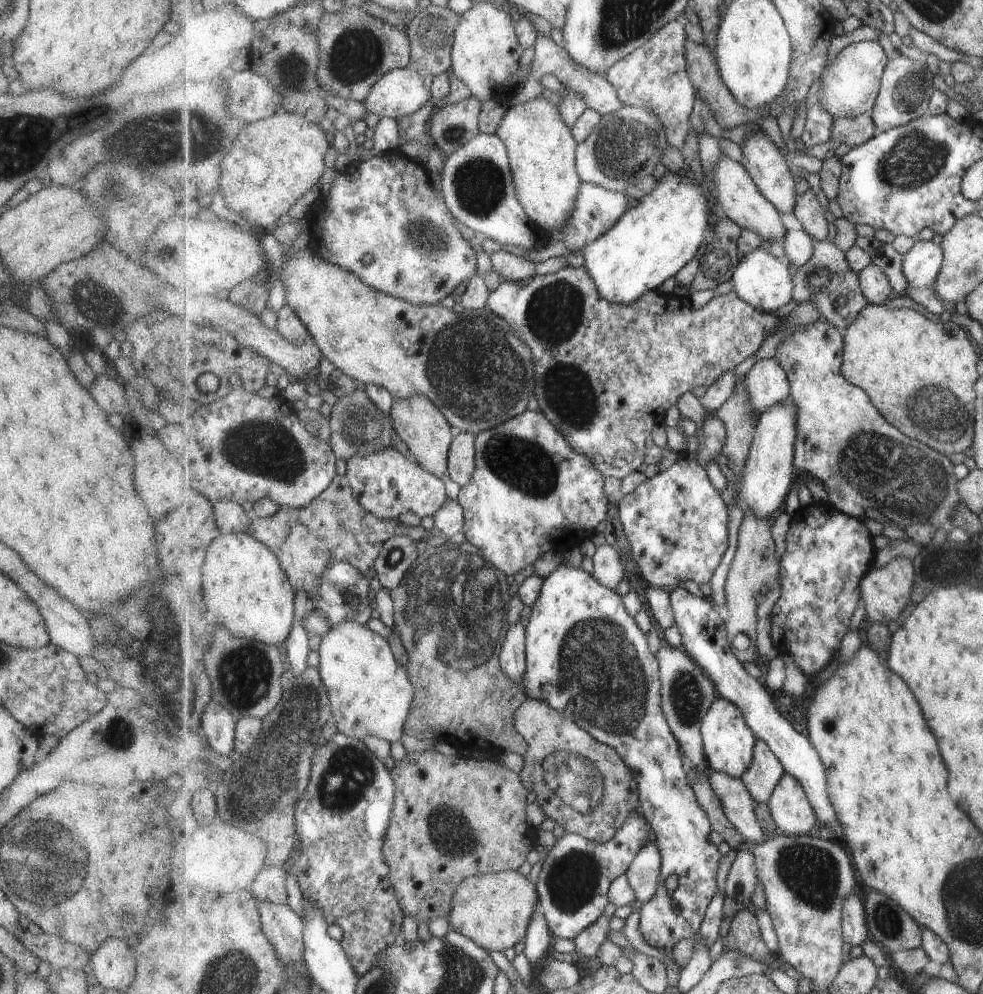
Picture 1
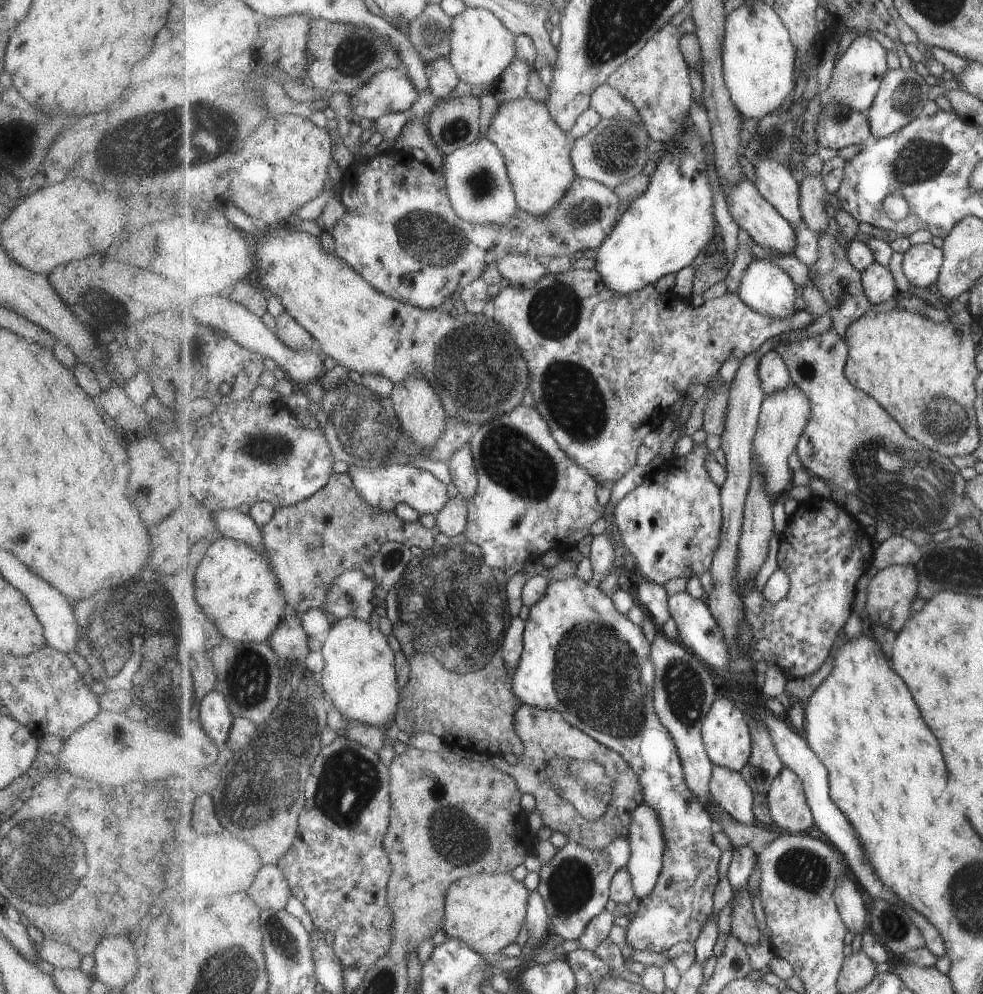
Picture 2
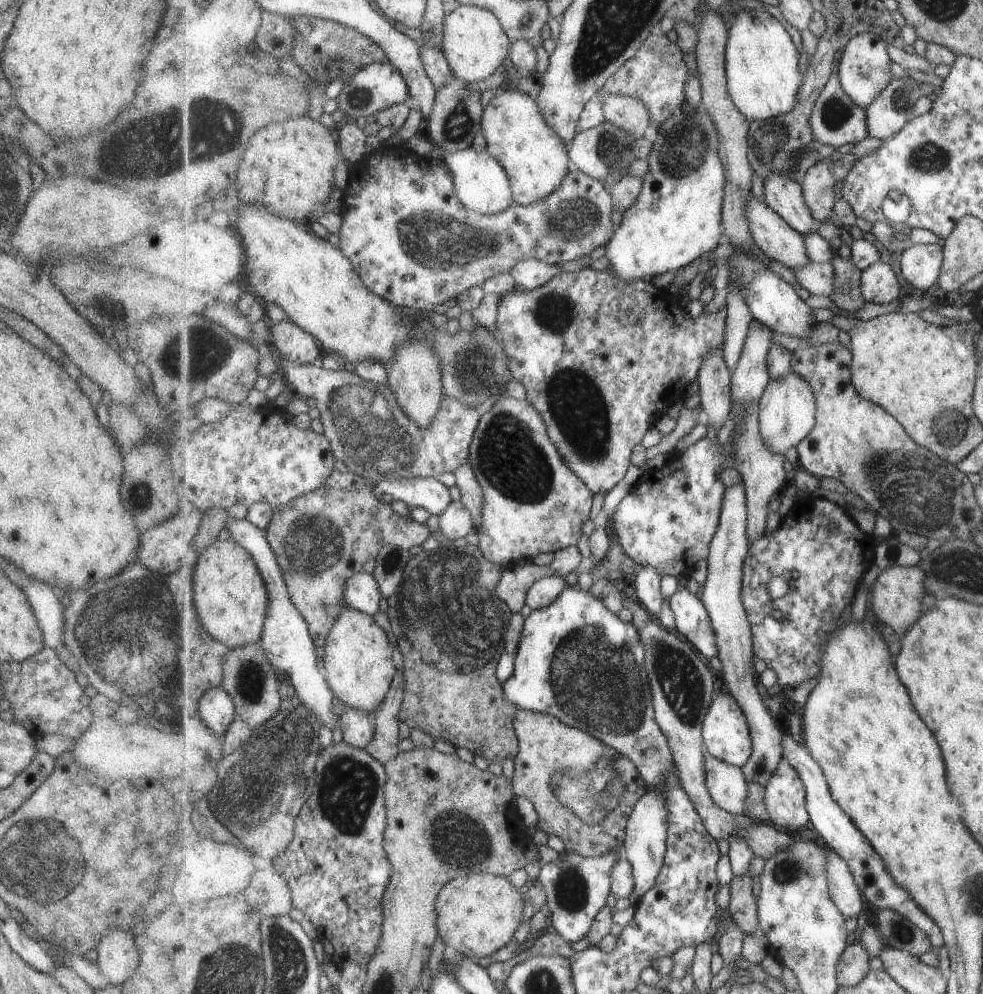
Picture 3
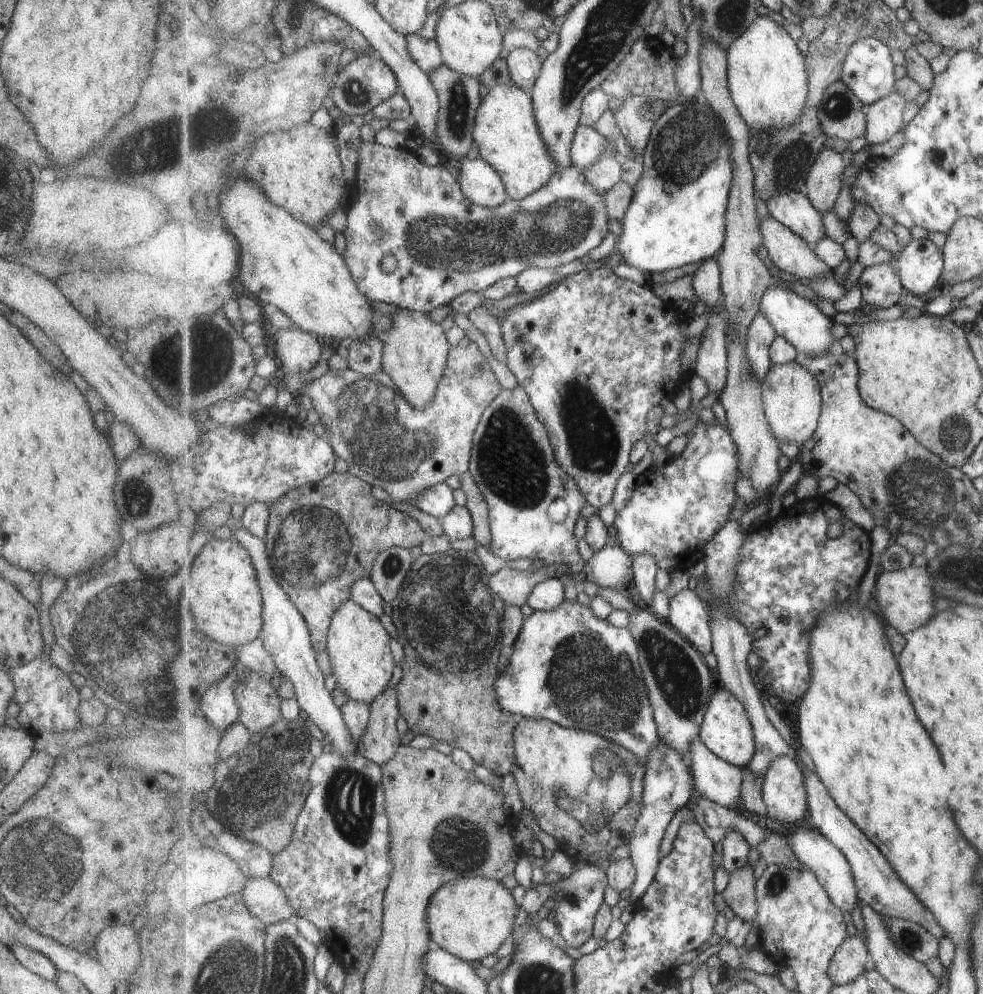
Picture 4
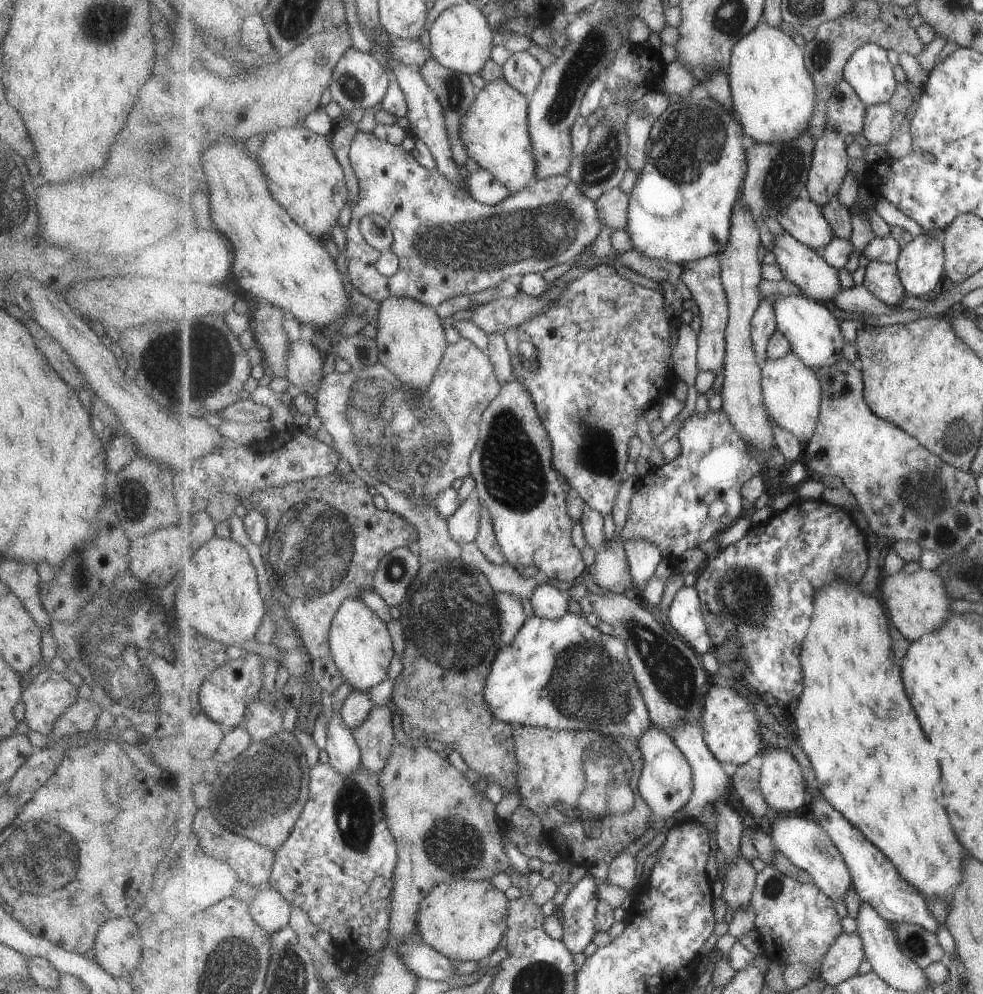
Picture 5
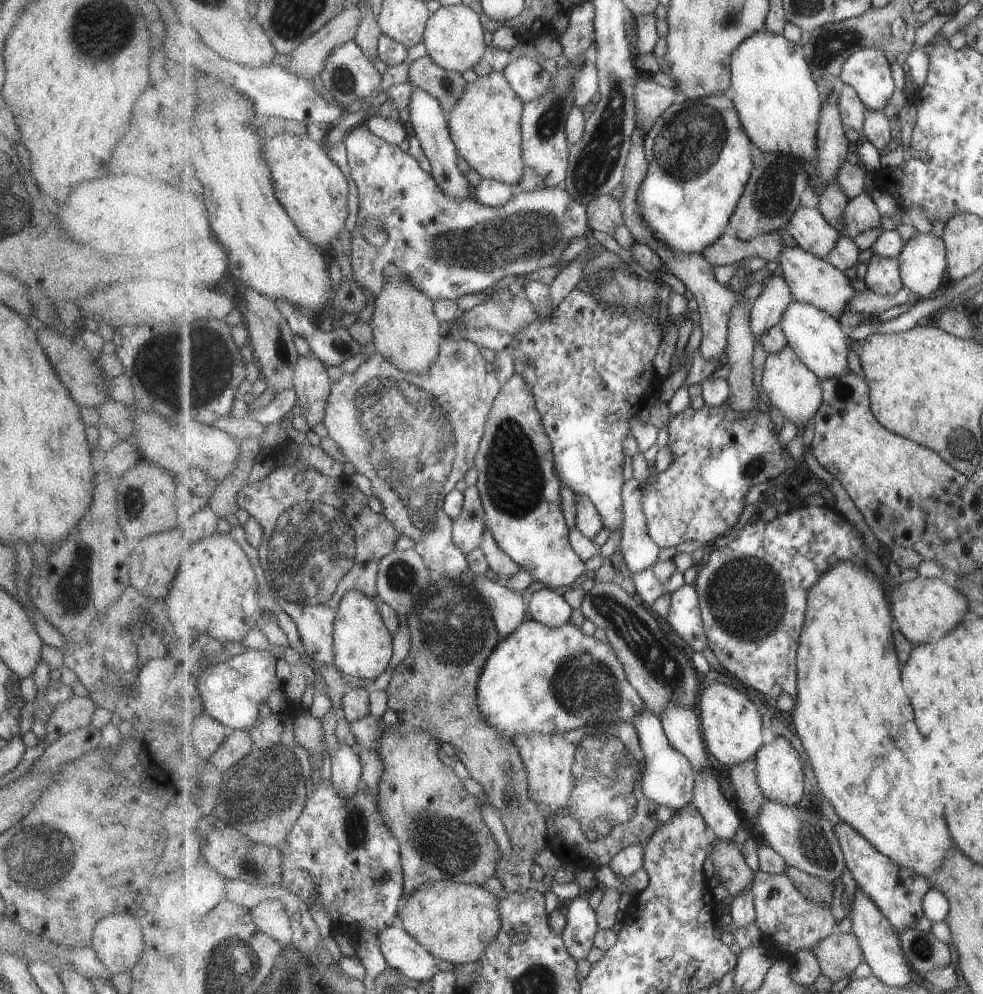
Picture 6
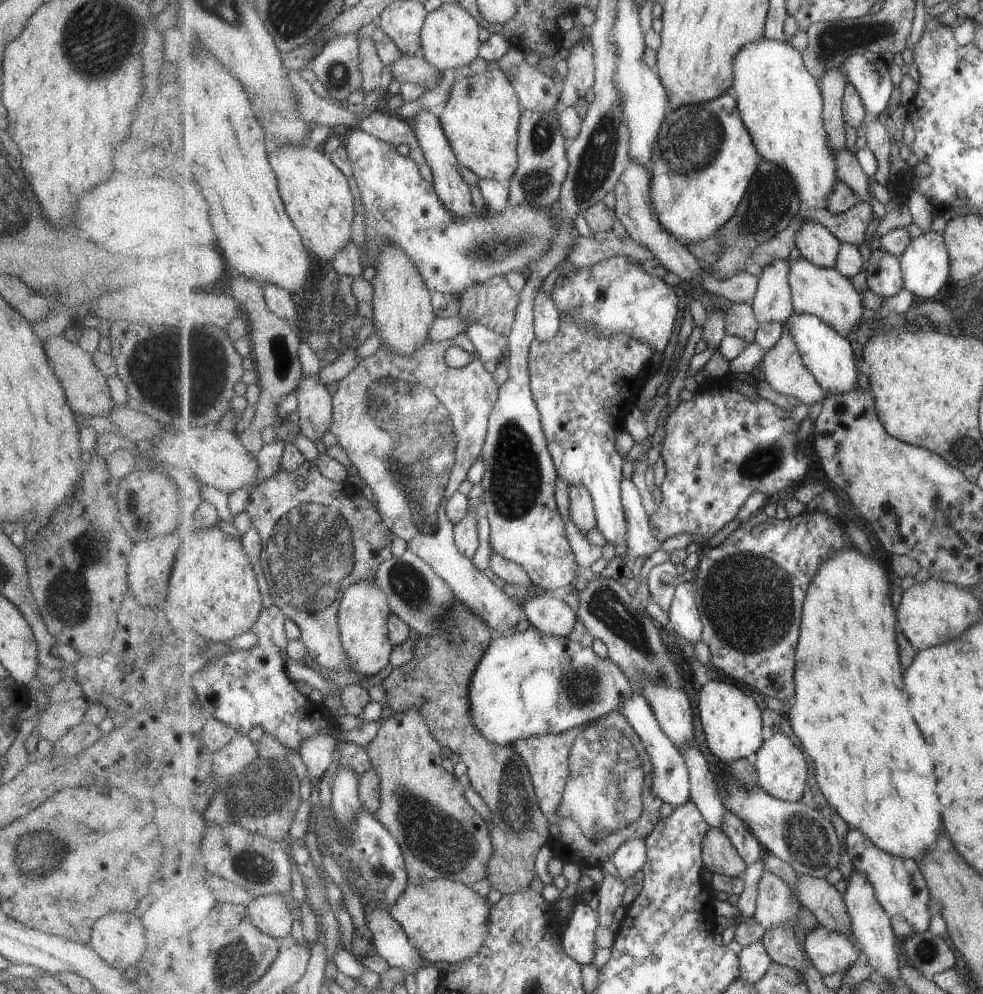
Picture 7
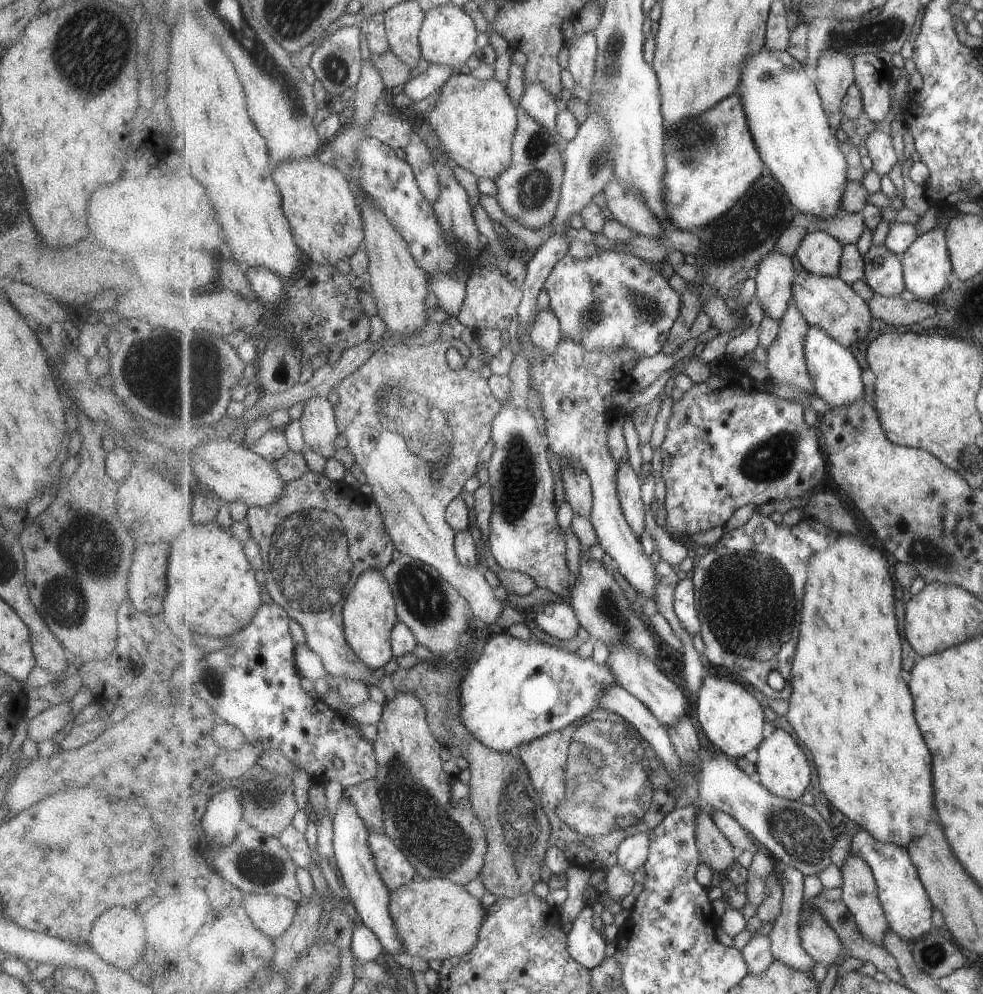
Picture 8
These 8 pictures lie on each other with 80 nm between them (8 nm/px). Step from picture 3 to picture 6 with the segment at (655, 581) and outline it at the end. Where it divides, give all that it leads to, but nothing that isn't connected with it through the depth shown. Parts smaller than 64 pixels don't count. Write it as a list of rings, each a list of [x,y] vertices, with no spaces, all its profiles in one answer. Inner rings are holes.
[[[631,478],[621,488],[623,496],[623,526],[621,526],[621,539],[618,547],[623,550],[631,572],[637,574],[645,572],[647,568],[659,562],[661,547],[649,536],[641,496],[639,481]]]

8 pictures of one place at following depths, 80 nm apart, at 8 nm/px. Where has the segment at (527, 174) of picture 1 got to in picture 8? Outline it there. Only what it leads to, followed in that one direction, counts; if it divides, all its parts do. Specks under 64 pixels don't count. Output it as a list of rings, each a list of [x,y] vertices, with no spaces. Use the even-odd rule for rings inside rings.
[[[458,73],[440,89],[436,105],[425,117],[454,163],[479,179],[497,181],[513,162],[517,108],[505,87],[494,78],[479,80]]]

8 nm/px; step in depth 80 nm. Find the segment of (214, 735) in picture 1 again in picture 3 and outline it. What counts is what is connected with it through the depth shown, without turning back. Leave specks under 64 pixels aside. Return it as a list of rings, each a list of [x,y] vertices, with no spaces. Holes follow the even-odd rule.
[[[222,687],[207,692],[201,700],[199,716],[215,736],[223,738],[227,734],[229,726],[237,720],[236,713],[233,698]]]

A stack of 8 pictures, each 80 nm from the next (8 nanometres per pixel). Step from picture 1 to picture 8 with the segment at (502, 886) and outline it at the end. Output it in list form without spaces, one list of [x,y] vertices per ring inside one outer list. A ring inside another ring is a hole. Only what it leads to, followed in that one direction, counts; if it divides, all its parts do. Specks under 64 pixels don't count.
[[[416,876],[411,883],[393,892],[390,910],[403,938],[403,953],[441,962],[469,954],[477,947],[488,914],[488,908],[469,894],[464,886],[448,879],[427,879],[423,876]]]

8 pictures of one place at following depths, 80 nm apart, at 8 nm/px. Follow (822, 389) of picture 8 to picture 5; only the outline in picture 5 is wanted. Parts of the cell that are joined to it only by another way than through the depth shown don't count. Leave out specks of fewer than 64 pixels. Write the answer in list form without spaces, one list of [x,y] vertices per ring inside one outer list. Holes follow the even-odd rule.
[[[784,296],[777,298],[775,312],[778,330],[791,342],[793,353],[804,361],[804,364],[813,371],[821,366],[833,366],[845,359],[840,352],[846,340],[841,334],[839,320],[831,314],[831,310],[823,303],[812,300],[806,296]]]

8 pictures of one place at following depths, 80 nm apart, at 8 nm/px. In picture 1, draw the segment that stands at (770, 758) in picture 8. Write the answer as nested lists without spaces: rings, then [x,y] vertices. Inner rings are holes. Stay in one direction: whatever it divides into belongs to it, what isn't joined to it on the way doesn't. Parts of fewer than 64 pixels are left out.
[[[785,773],[768,800],[779,832],[785,835],[804,835],[817,824],[813,808],[801,781]]]

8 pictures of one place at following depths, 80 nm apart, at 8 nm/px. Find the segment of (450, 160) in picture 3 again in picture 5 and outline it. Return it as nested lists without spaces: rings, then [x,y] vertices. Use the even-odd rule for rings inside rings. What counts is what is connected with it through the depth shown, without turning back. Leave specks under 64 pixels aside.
[[[480,167],[473,173],[469,172],[464,179],[465,189],[482,204],[497,205],[512,195],[507,186],[504,186],[485,168]]]

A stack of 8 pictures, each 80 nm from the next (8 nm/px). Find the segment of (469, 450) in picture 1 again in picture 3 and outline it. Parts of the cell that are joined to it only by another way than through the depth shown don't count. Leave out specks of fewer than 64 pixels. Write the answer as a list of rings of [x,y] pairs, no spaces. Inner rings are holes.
[[[470,462],[461,464],[454,473],[456,477],[456,486],[462,494],[461,501],[466,508],[469,508],[473,514],[474,524],[483,522],[483,490],[481,484],[477,481],[477,476],[473,471]]]

